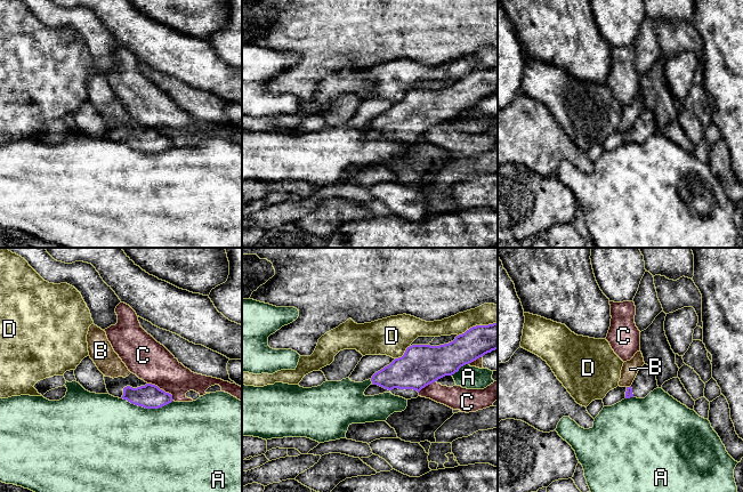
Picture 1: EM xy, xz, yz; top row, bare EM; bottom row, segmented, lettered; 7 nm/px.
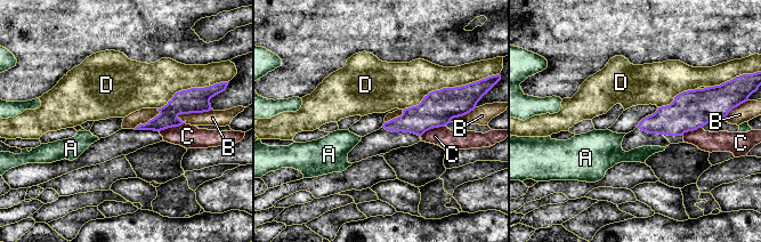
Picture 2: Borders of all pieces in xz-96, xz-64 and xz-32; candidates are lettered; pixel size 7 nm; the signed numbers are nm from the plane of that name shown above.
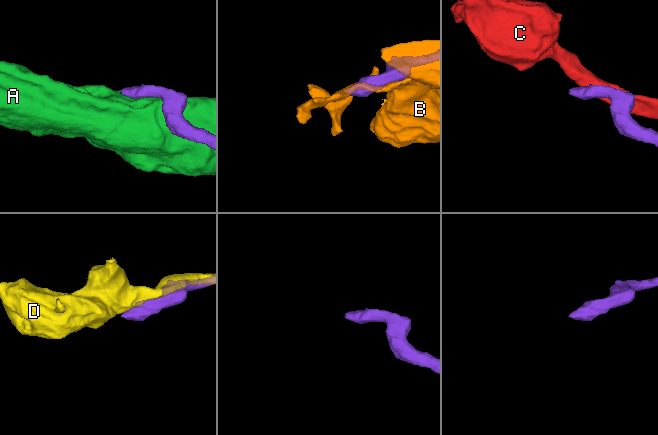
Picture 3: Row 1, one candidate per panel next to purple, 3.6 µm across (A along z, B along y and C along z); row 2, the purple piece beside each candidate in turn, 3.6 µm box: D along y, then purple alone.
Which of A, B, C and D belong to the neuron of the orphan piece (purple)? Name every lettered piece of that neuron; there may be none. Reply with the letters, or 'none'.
none

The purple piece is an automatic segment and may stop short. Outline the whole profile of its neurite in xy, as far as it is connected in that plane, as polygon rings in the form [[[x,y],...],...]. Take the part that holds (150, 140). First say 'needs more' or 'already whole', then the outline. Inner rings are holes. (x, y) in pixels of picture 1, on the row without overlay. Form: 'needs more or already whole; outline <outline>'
needs more; outline [[[134,118],[114,123],[104,120],[104,124],[110,139],[145,153],[159,153],[172,146],[171,138],[145,127]]]

